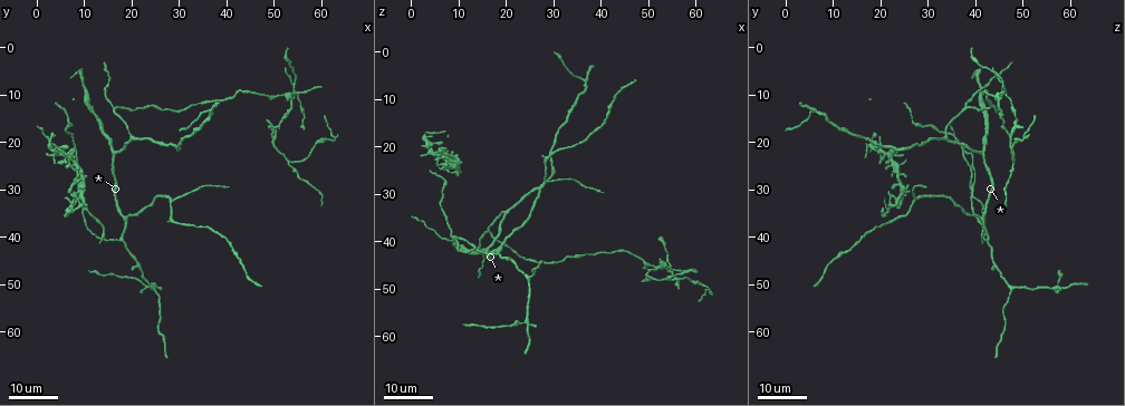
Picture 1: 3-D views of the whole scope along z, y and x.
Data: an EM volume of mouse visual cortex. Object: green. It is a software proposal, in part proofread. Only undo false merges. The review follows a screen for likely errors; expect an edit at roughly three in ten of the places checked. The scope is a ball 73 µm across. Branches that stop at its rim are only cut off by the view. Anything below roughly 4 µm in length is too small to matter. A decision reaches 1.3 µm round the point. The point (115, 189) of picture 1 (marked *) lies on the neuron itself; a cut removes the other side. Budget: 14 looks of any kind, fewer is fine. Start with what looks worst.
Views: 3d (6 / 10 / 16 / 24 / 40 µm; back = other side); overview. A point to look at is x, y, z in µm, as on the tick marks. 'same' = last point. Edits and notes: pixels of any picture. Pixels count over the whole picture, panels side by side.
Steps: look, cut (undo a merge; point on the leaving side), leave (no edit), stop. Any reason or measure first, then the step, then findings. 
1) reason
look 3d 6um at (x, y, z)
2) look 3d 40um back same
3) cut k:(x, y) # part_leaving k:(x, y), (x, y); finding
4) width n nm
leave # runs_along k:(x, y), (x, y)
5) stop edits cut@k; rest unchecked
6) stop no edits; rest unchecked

four or more arms meet
look 3d 16um at (29.0, 32.5, 27.0)

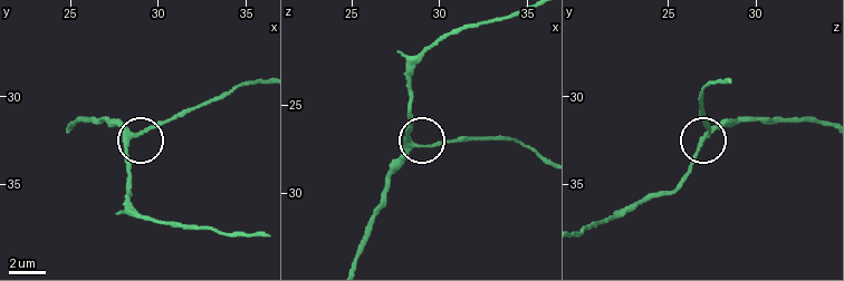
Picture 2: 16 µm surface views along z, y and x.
zoom in
look 3d 10um at (28.9, 32.2, 27.4)

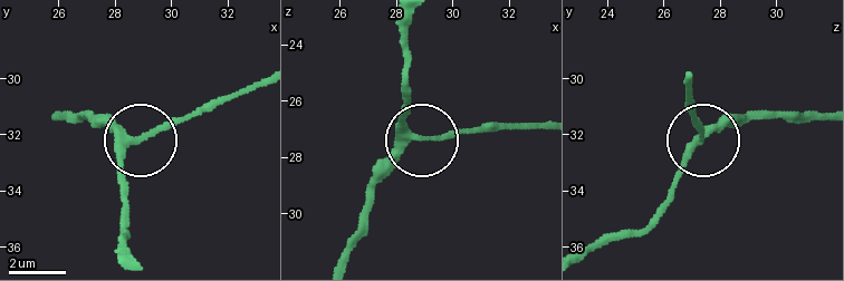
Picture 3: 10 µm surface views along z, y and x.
side_arm 14 um
leave # runs_along 3:(338, 262), (367, 190), (408, 147), (451, 133), (485, 133); all the same neuron

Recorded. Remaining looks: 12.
looks like a crossing
look 3d 16um at (54.0, 10.5, 46.0)

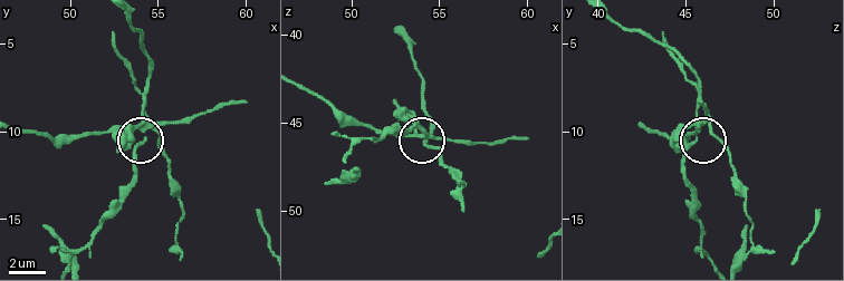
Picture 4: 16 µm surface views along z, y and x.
closer look
look 3d 6um at (54.1, 9.8, 45.7)

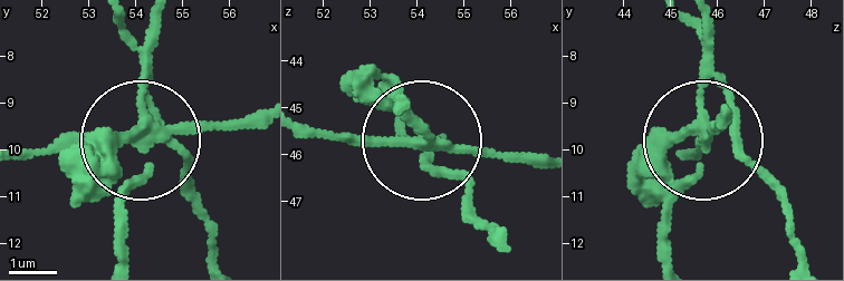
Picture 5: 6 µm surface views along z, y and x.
cut 5:(109, 187) # part_leaving 5:(149, 135), (112, 262); a second neuron is stuck on

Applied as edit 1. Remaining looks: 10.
looks like a crossing
look 3d 24um at (23.5, 50.0, 57.5)

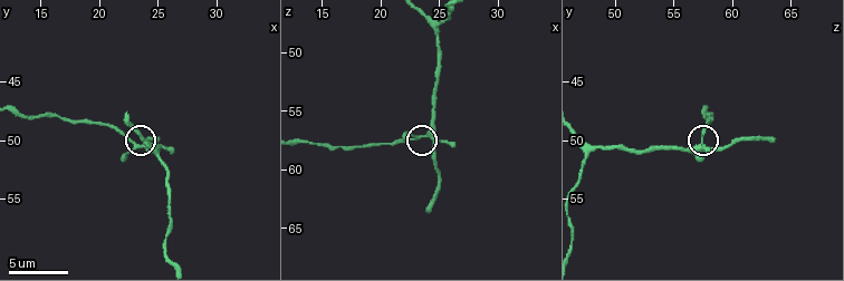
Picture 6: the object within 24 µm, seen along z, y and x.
look 3d 6um at (24.0, 50.4, 56.8)

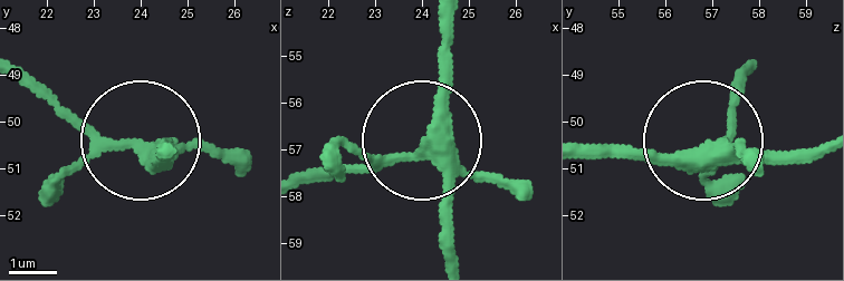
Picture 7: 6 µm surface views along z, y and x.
width 340 nm
cut 7:(92, 126) # part_leaving 7:(151, 147), (95, 144), (24, 87); two neurons meet here

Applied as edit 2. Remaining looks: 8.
look 3d 16um at (16.5, 12.5, 38.5)

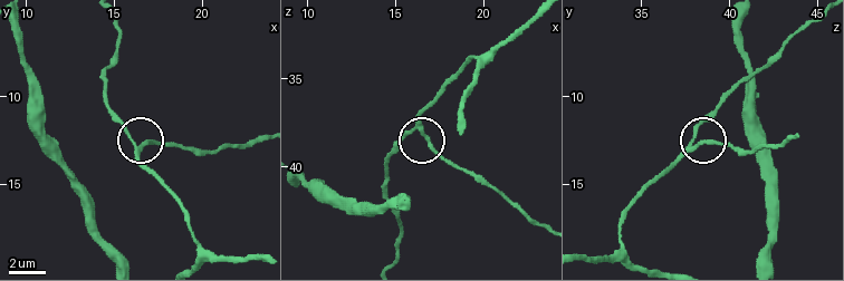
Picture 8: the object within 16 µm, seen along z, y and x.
zoom in
look 3d 10um at (16.3, 12.8, 38.0)

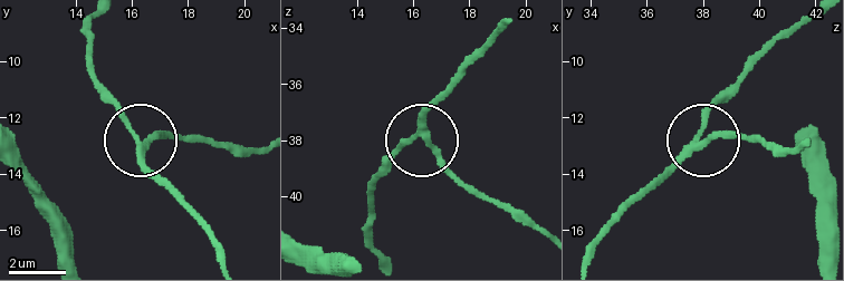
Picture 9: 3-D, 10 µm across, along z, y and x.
width 220 nm
leave # runs_along 9:(222, 259), (214, 238), (150, 173), (137, 136), (95, 88); all the same neuron

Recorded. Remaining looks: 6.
branch point
look 3d 10um at (24.6, 51.0, 47.8)

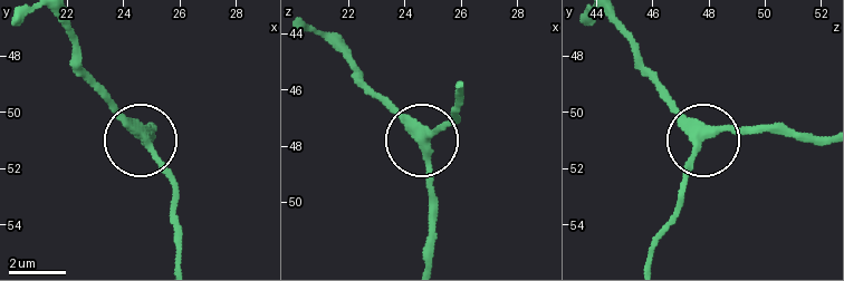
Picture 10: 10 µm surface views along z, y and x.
leave # runs_along 10:(334, 41), (425, 149), (428, 226); all the same neuron

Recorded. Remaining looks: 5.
thin neck
look 3d 16um at (21.0, 12.5, 41.5)

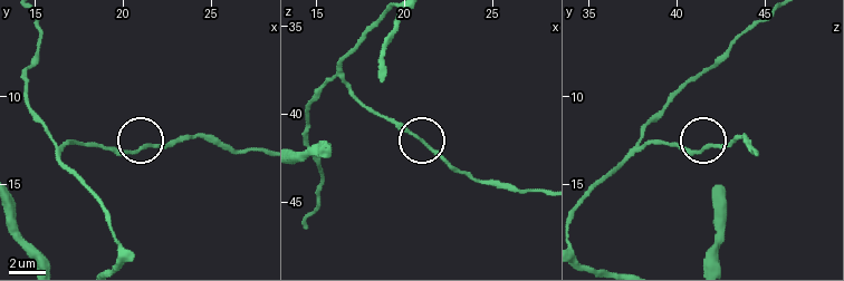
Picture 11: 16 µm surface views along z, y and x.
closer look
look 3d 10um at (21.2, 12.9, 41.7)

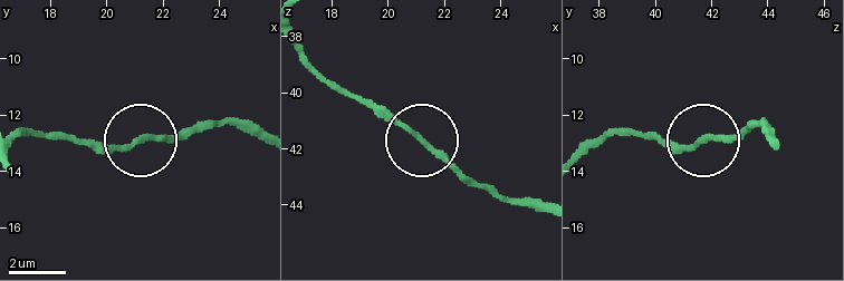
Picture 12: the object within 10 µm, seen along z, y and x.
leave # all the same neuron

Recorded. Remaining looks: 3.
stop edits cut@5, cut@7; rest unchecked

